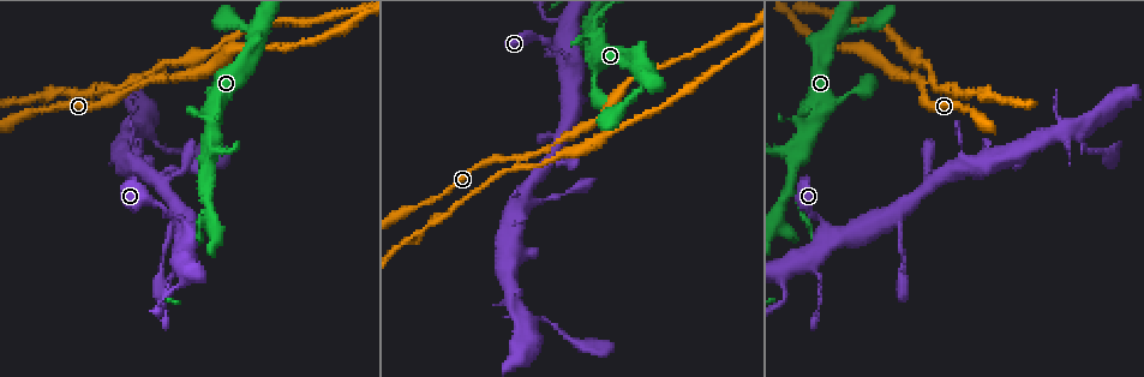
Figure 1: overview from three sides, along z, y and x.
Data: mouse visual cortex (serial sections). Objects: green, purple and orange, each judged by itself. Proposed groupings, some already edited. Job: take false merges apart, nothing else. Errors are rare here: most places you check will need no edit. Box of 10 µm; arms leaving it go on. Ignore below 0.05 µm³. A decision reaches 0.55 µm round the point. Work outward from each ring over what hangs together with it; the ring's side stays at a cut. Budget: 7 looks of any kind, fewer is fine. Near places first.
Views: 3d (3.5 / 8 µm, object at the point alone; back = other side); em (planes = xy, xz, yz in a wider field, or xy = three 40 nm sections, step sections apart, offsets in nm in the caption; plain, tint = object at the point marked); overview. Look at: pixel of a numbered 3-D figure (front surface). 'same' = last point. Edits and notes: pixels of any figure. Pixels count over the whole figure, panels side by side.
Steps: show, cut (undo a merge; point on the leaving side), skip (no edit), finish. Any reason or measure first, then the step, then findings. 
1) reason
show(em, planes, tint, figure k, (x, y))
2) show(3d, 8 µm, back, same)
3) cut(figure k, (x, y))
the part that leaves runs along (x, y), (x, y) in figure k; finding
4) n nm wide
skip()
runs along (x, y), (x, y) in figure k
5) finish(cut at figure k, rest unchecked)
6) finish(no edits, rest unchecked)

thin arm on a thick one
show(3d, 3.5 µm, figure 1, (212, 139))

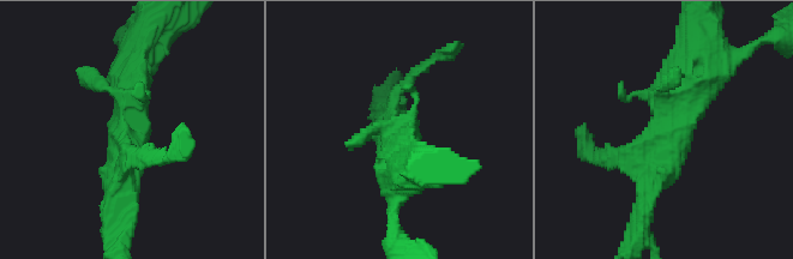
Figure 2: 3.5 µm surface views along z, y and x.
show(em, xy, step 2, tint, figure 2, (127, 138))

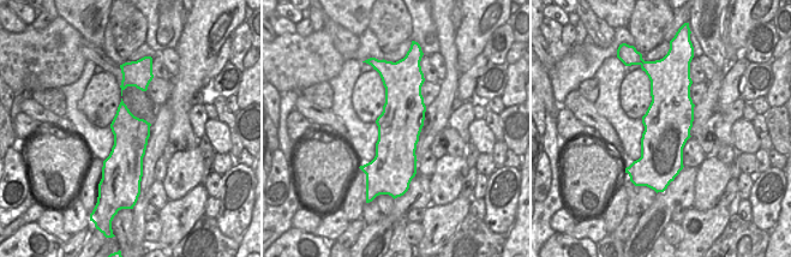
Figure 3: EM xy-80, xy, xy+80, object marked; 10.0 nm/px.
skip()
runs along (695, 62), (643, 210) in figure 2; all the same cell

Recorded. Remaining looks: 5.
thin arm on a thick one
show(3d, 3.5 µm, figure 1, (565, 129))

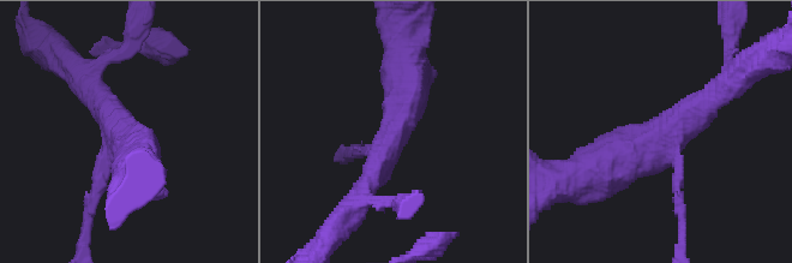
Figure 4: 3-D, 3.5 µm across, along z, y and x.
3 arms; arms of 150, 350, 600 nm
show(em, xy, step 3, plain, figure 4, (391, 135))

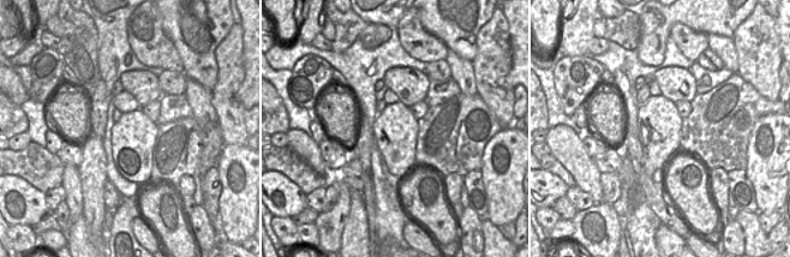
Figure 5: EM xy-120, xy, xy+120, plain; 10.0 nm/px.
show(em, xy, step 3, tint, same)

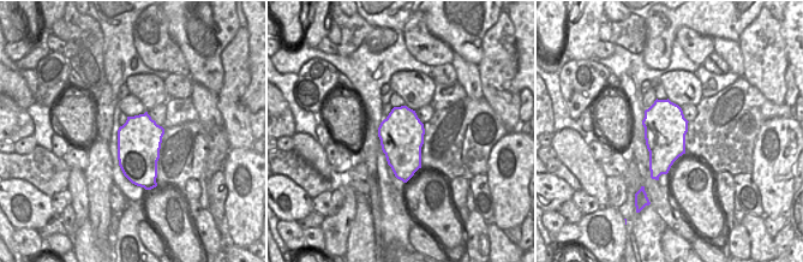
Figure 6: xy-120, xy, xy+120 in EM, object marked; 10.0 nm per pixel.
skip()
runs along (595, 174), (664, 137), (719, 89) in figure 4; continuous, no second cell

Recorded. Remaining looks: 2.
abrupt turn
show(3d, 3.5 µm, back, figure 1, (926, 82))

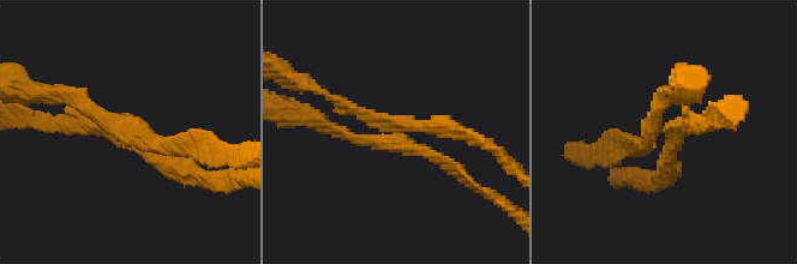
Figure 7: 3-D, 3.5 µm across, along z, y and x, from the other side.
now the EM
show(em, xy, step 2, tint, figure 7, (124, 132))

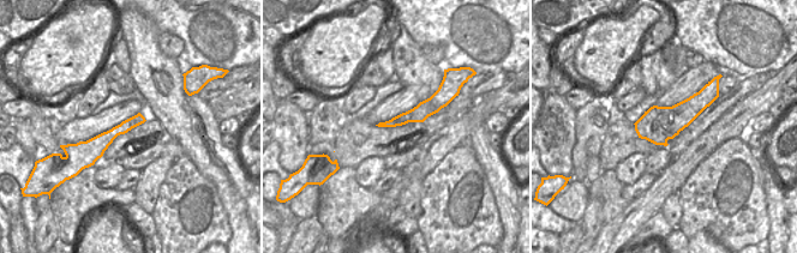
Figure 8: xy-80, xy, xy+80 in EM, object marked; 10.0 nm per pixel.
arms of 150, 150, 150, 250 nm
cut(figure 7, (82, 102))
the part that leaves runs along (123, 131), (71, 90), (27, 90) in figure 7; two cells meet here

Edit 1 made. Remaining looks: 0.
finish(cut at figure 7, rest unchecked)

